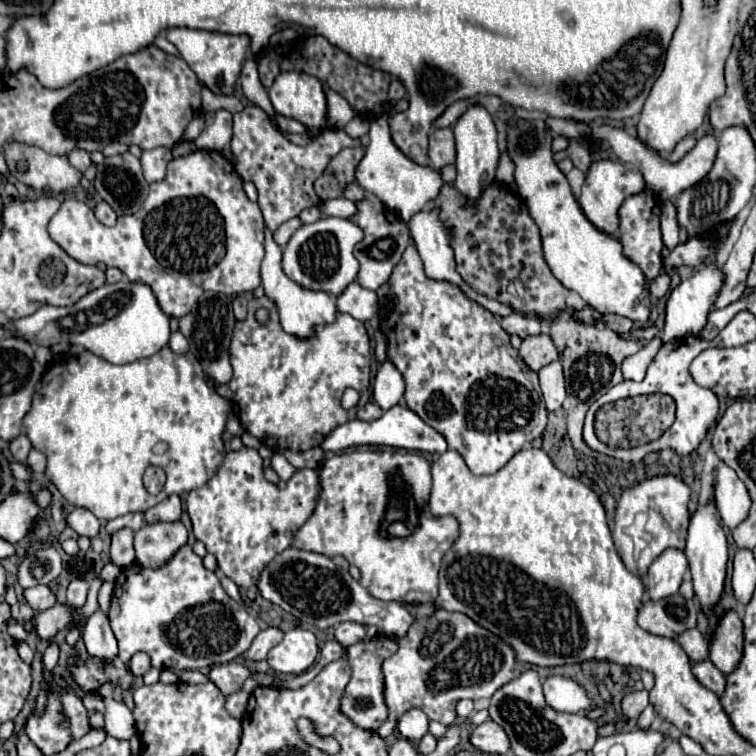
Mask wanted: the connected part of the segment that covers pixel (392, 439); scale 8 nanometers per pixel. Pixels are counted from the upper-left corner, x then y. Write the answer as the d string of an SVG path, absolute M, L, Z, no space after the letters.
M393 406L391 410L387 410L381 418L373 420L373 422L363 422L363 420L349 420L341 426L337 426L325 440L323 440L323 450L325 452L341 452L345 448L351 446L363 446L363 444L371 444L371 446L393 446L393 448L405 448L405 450L419 450L419 452L445 452L447 450L447 442L445 438L433 430L431 426L427 426L413 410L405 408L405 406Z

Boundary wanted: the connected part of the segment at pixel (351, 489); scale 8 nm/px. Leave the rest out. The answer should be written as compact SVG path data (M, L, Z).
M355 450L339 454L323 462L321 470L321 496L313 516L295 534L295 548L317 552L323 556L345 556L363 572L363 588L379 600L395 600L401 604L435 602L437 574L443 554L459 538L459 522L451 516L433 516L429 510L431 492L431 466L413 452L401 450Z

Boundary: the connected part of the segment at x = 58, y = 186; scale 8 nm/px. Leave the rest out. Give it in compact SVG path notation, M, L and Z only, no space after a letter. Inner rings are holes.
M7 142L3 146L5 162L11 174L31 186L33 190L67 190L75 188L81 180L81 172L69 164L67 156L51 156L37 146L29 146L23 142ZM25 158L29 168L27 172L17 170L17 162Z

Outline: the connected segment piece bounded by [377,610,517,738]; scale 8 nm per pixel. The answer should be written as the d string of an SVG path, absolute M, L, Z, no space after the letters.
M435 610L435 614L415 620L397 644L399 650L383 662L383 696L389 714L377 728L381 738L389 736L397 720L411 708L421 708L429 720L451 726L455 722L455 704L461 698L491 698L515 676L517 660L513 650L461 612Z

